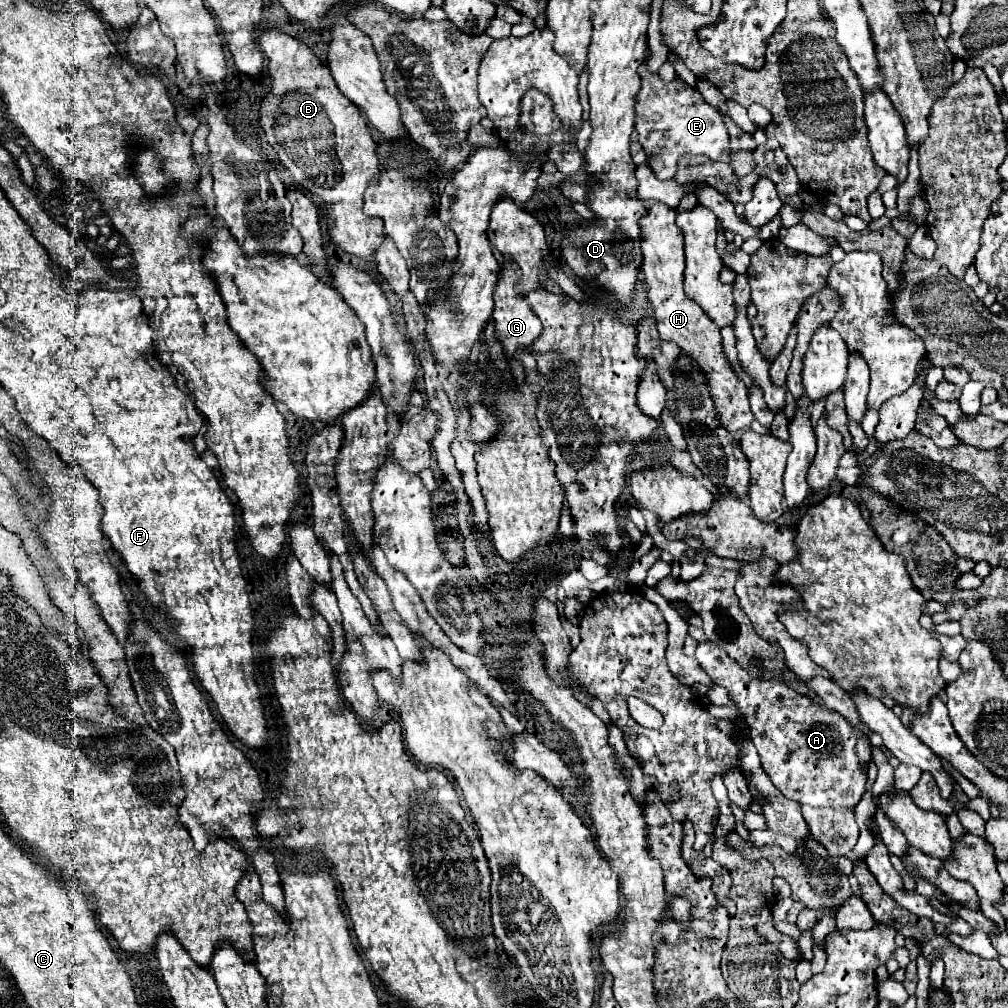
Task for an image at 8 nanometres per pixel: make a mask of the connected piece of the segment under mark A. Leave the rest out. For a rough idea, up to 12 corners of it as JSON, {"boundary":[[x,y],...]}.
{"boundary":[[715,642],[695,660],[785,798],[853,808],[867,736]]}

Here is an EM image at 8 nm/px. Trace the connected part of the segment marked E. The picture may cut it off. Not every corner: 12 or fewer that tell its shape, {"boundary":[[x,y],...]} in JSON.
{"boundary":[[641,64],[637,142],[659,180],[685,154],[731,162],[717,108]]}

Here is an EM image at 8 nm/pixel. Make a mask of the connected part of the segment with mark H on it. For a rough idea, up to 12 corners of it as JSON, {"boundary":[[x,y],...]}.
{"boundary":[[657,202],[641,272],[659,336],[707,376],[721,424],[751,424],[719,328],[683,292],[683,236]]}

